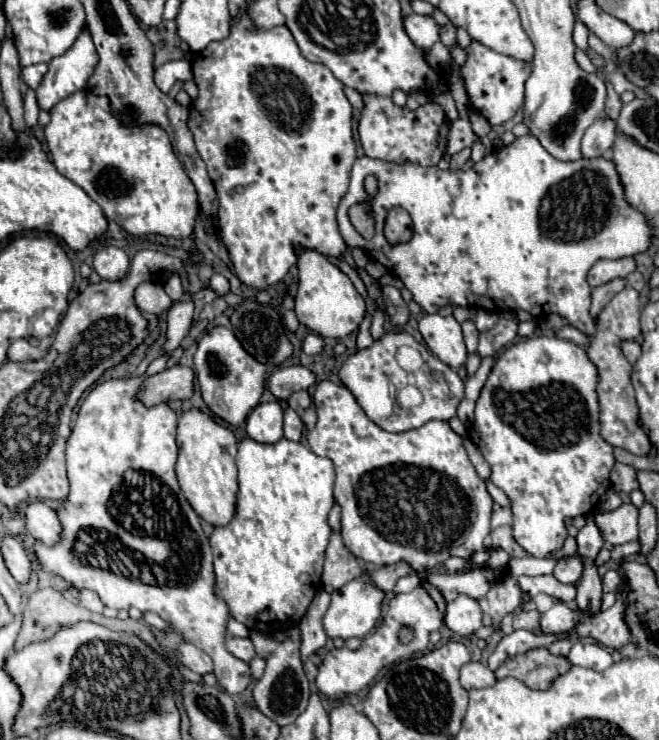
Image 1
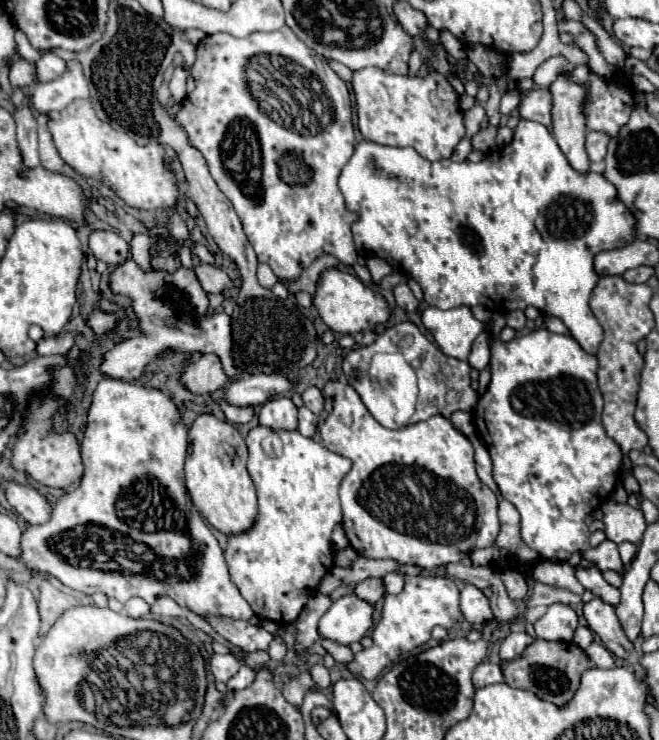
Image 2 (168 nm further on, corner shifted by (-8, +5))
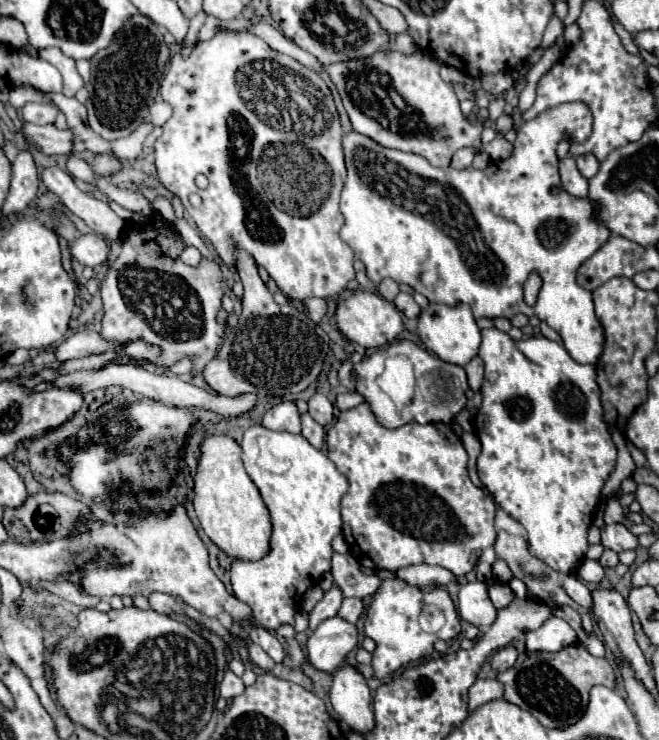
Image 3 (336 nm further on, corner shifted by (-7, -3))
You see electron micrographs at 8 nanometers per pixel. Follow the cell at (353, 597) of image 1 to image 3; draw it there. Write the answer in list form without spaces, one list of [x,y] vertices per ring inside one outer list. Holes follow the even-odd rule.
[[[332,616],[310,634],[308,662],[322,672],[334,672],[356,648],[356,644],[358,628],[346,620],[340,620],[340,616]]]

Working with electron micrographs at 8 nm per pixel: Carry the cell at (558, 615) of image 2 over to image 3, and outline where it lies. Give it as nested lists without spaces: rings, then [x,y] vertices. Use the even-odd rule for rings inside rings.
[[[550,616],[538,630],[526,634],[530,652],[558,652],[568,644],[576,644],[576,632],[558,616]]]

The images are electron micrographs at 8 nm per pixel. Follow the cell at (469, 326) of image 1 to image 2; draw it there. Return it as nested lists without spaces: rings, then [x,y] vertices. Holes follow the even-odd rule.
[[[481,332],[477,336],[477,340],[473,342],[473,350],[469,354],[469,364],[475,370],[483,370],[489,364],[489,340],[487,340],[487,332]]]

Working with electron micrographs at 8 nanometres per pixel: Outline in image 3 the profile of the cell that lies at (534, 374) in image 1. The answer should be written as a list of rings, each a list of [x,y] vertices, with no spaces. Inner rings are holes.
[[[496,328],[482,330],[478,356],[486,366],[482,406],[474,419],[476,434],[482,442],[478,476],[496,504],[526,528],[532,556],[540,558],[550,568],[568,574],[586,556],[586,532],[592,524],[592,514],[600,502],[602,488],[616,464],[616,446],[602,420],[596,368],[578,364],[562,344],[544,336],[514,342]]]

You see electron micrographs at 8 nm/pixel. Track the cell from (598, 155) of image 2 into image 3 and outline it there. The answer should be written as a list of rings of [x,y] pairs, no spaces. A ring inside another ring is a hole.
[[[594,154],[578,156],[576,162],[578,162],[578,170],[580,170],[582,176],[586,176],[586,178],[592,178],[592,176],[598,172],[598,168],[600,168],[600,162],[598,162],[598,158],[596,158]]]

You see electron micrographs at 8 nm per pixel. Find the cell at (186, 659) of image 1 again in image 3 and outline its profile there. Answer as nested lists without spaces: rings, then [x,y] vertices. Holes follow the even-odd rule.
[[[226,670],[224,672],[224,678],[220,682],[220,696],[226,698],[226,700],[232,700],[234,696],[242,694],[244,692],[244,684],[242,684],[242,678],[238,678],[234,672]]]

